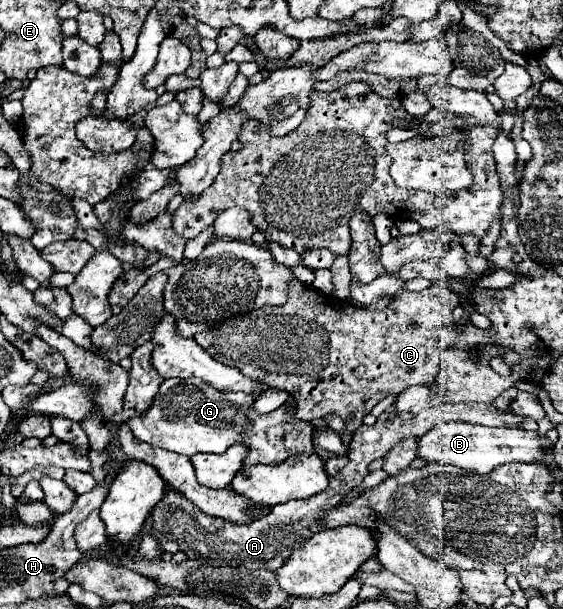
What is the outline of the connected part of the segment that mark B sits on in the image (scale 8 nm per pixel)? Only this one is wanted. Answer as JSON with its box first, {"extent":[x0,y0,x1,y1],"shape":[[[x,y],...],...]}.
{"extent":[417,423,543,475],"shape":[[[437,423],[423,437],[417,439],[417,457],[427,463],[447,463],[461,469],[469,469],[481,475],[493,471],[493,467],[523,461],[529,463],[533,459],[541,461],[543,451],[539,445],[539,437],[533,431],[523,431],[517,427],[485,427],[473,423]]]}

